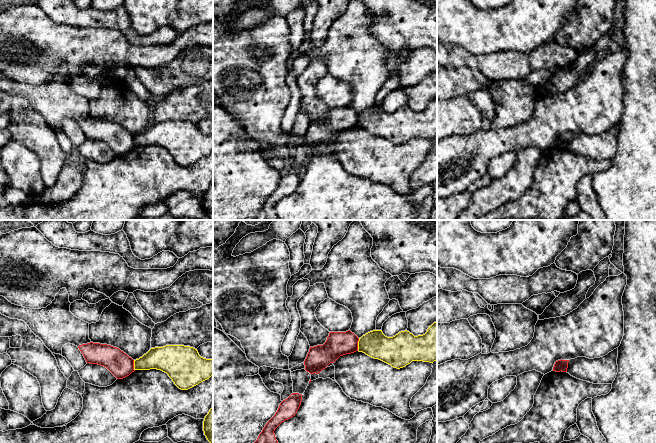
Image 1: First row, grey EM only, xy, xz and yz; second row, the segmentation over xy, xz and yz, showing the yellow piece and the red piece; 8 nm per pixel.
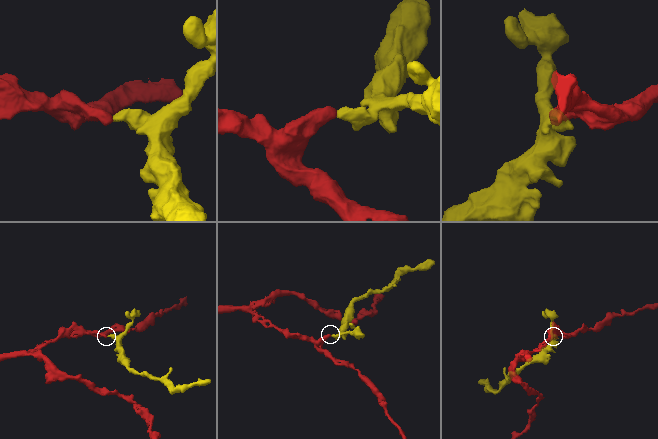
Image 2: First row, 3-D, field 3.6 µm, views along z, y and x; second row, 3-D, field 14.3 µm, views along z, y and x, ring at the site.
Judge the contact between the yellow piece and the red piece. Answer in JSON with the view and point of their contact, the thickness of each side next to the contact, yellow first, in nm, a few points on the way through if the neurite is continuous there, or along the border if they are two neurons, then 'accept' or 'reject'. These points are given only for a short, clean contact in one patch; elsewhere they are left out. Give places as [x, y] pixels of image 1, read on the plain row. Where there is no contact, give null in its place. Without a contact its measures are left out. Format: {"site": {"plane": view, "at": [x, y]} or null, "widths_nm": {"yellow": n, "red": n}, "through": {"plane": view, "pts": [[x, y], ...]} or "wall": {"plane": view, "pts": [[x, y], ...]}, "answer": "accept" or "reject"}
{"site": {"plane": "xz", "at": [358, 120]}, "widths_nm": {"yellow": 220, "red": 190}, "answer": "reject"}

